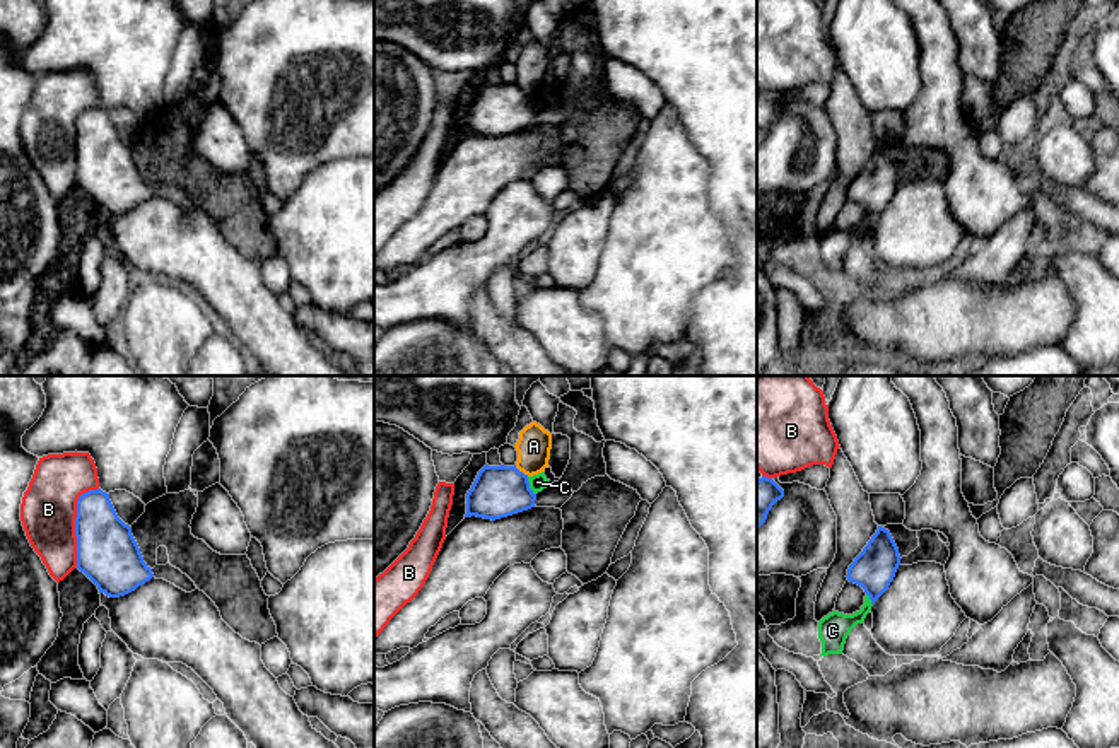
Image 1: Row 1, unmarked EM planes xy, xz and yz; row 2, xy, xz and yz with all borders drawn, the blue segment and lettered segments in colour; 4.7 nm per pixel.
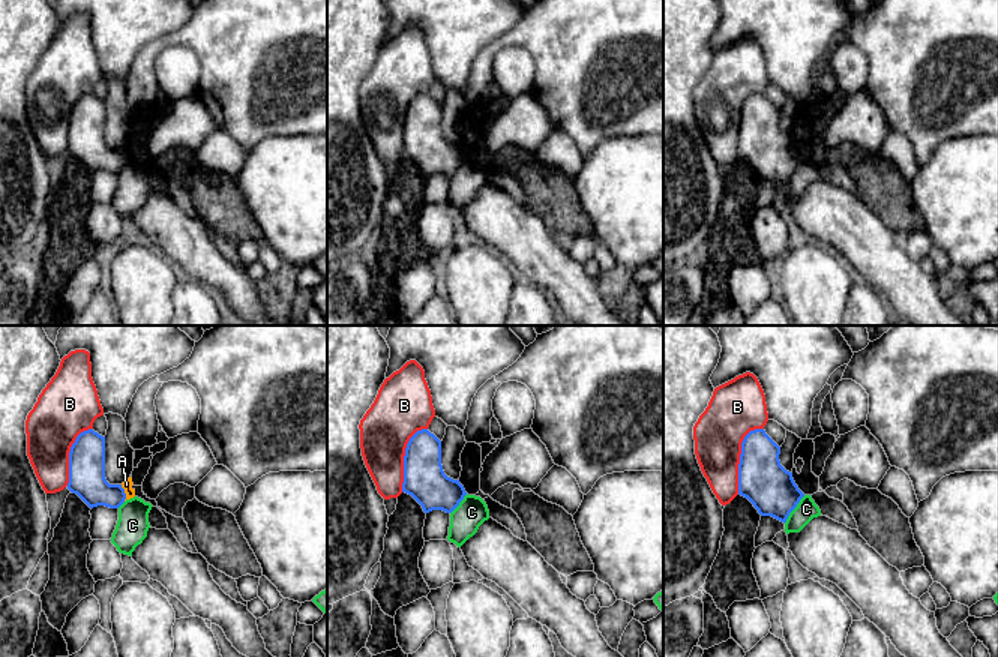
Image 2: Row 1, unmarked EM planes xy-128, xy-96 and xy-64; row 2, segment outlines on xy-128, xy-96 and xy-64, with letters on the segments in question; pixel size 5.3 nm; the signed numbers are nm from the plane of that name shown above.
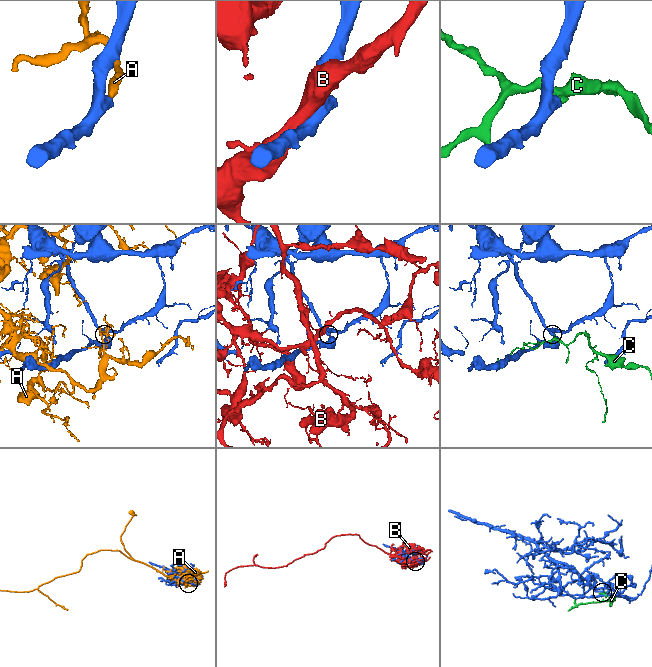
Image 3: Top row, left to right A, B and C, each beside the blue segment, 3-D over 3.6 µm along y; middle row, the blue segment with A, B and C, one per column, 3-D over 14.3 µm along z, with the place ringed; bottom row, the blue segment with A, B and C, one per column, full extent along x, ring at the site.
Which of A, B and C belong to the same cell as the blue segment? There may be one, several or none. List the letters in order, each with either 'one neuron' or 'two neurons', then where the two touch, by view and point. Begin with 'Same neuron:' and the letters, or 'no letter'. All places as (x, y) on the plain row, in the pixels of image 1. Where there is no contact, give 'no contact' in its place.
Same neuron: no letter
A: two neurons; contact xz (521, 89)
B: two neurons; contact xy (76, 140)
C: two neurons; contact xz (528, 103)

